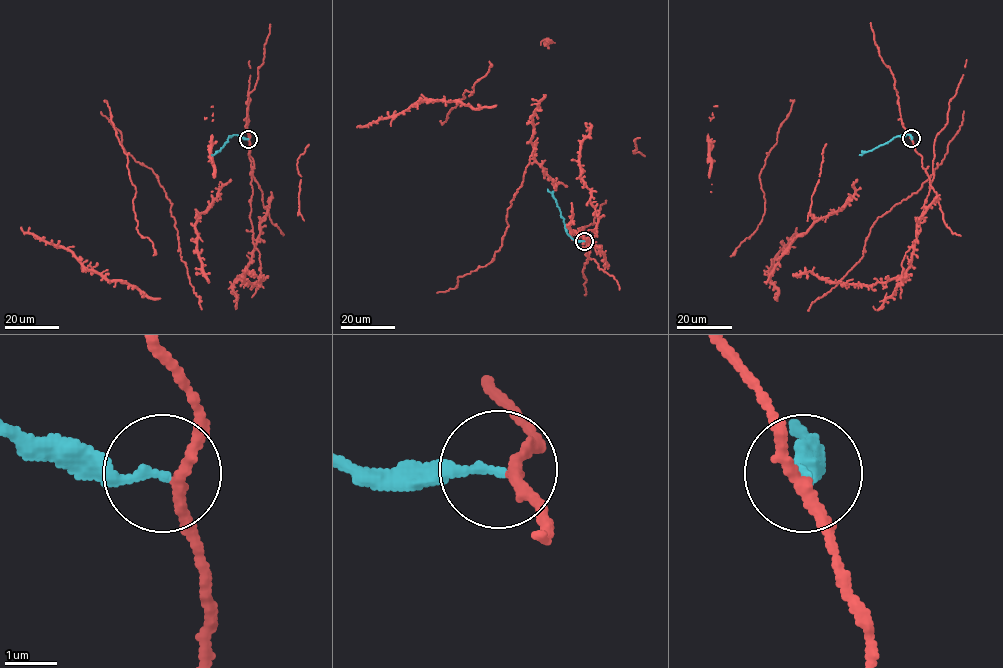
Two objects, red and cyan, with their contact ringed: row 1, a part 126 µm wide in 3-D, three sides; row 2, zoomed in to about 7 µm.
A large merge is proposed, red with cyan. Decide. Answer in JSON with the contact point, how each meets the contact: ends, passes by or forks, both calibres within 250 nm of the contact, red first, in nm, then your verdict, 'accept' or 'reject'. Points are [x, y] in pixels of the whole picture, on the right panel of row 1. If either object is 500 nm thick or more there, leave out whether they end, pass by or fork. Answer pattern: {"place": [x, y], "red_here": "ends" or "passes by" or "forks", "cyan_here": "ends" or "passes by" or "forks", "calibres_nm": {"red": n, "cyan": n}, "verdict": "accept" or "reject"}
{"place": [911, 138], "red_here": "passes by", "cyan_here": "ends", "calibres_nm": {"red": 200, "cyan": 180}, "verdict": "reject"}

